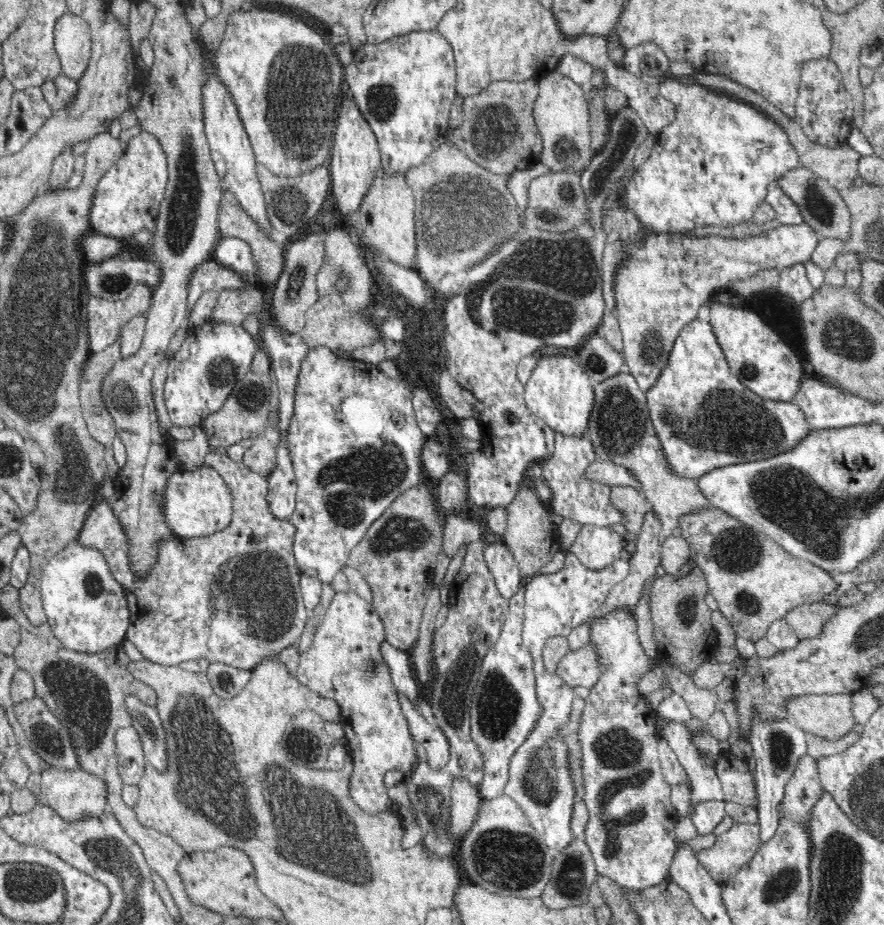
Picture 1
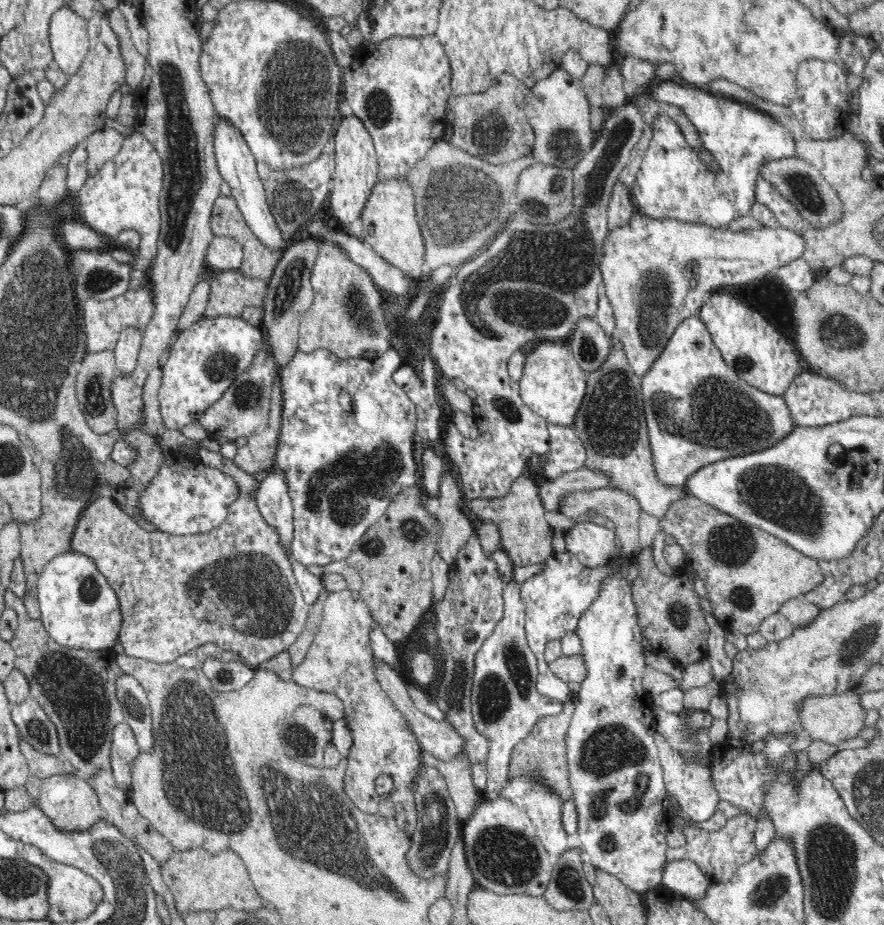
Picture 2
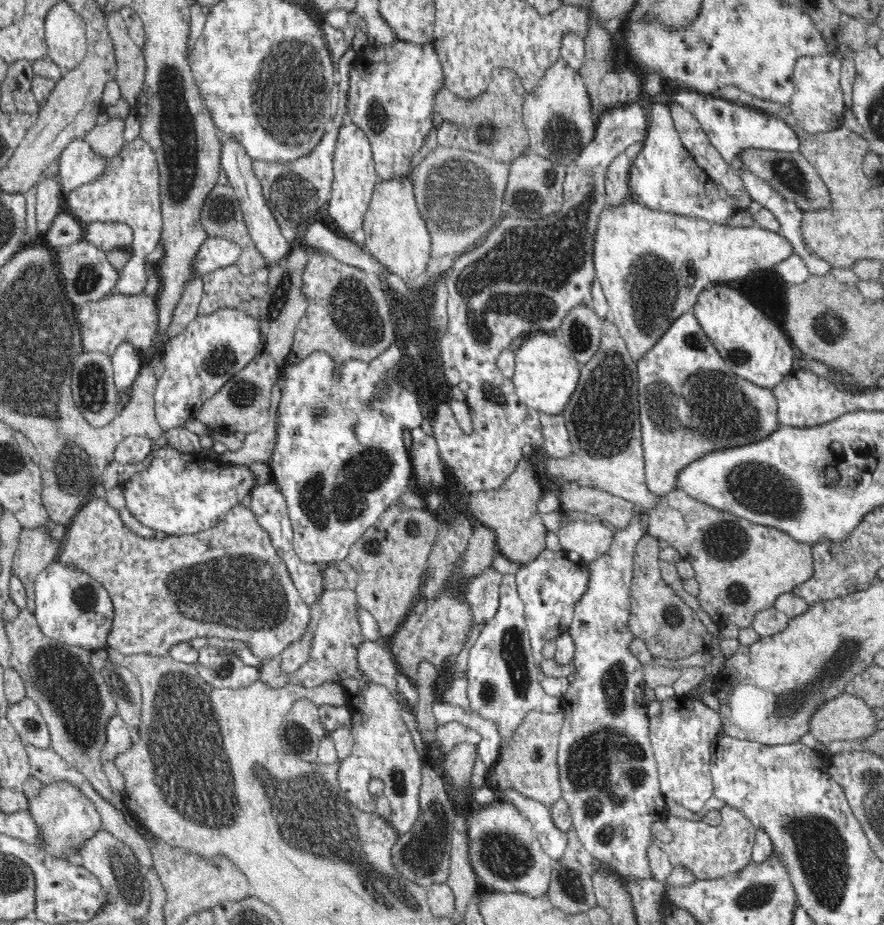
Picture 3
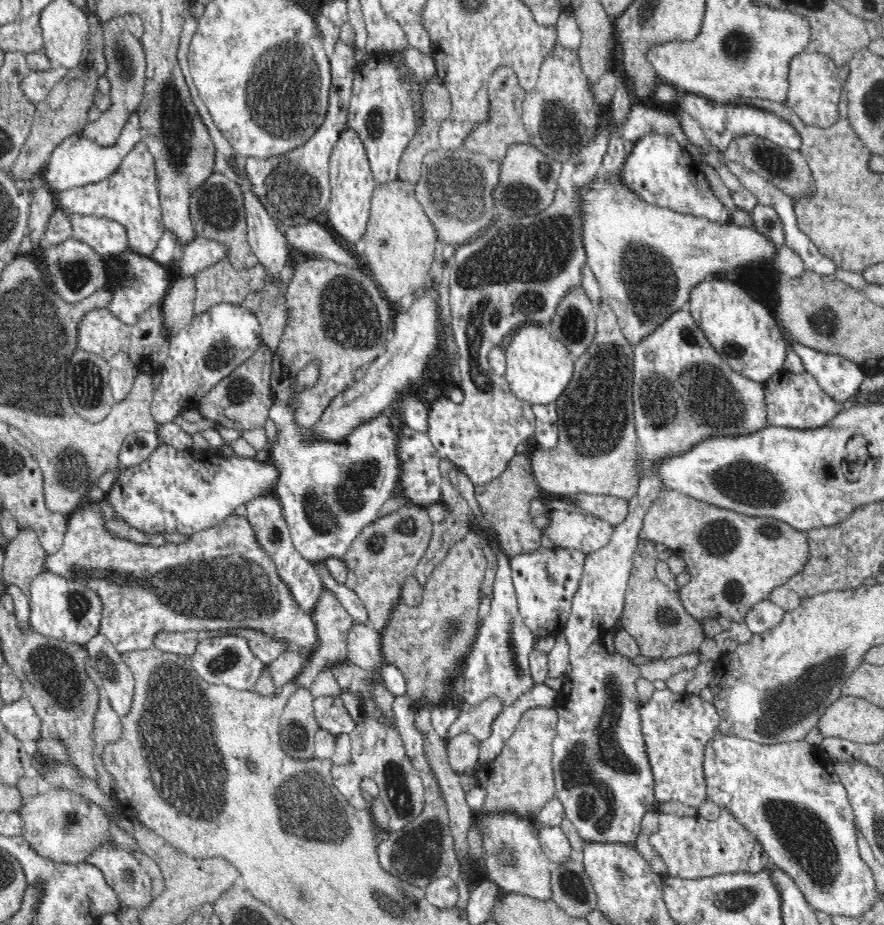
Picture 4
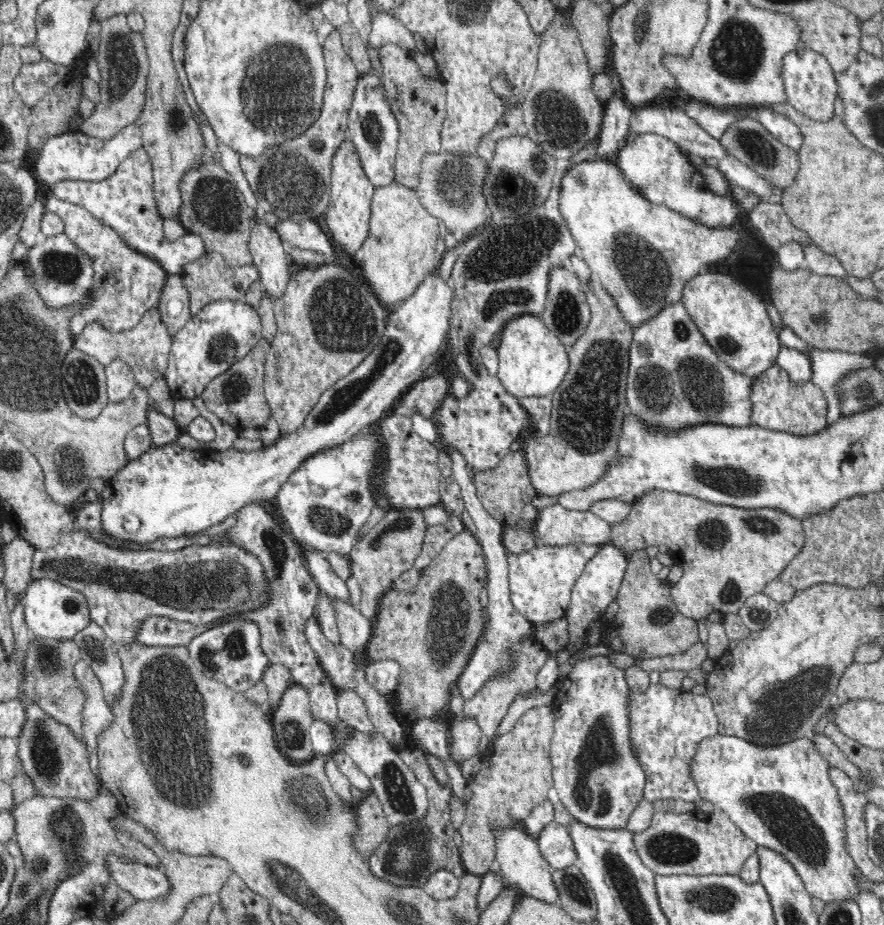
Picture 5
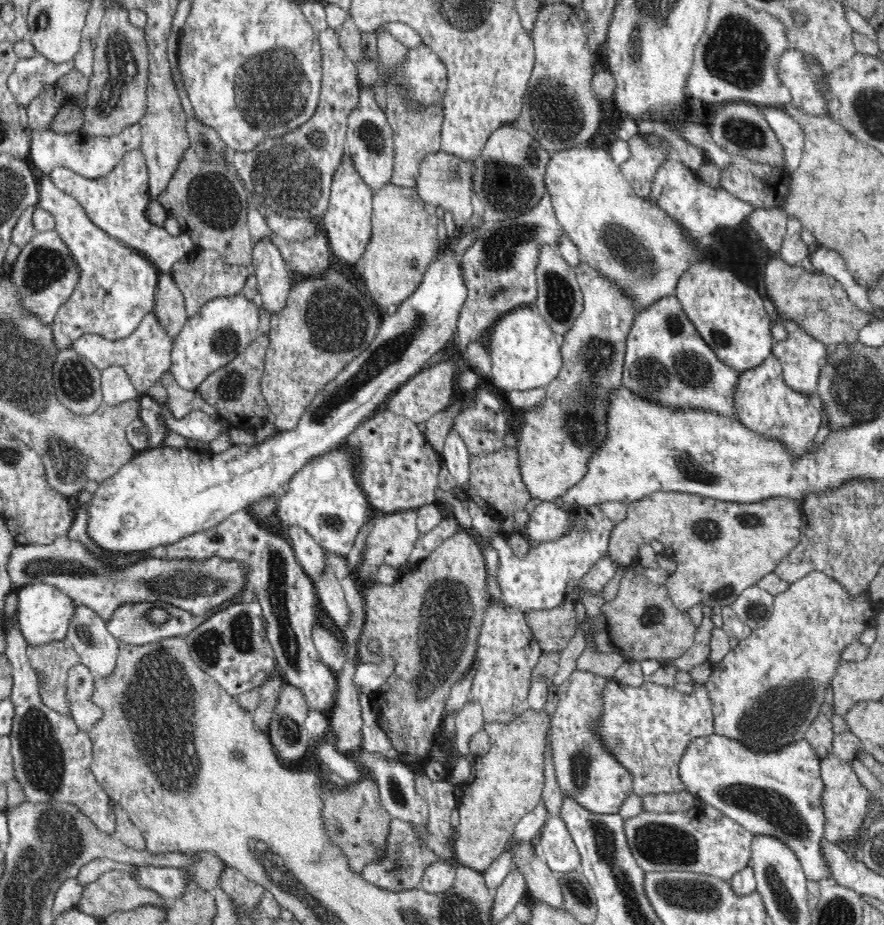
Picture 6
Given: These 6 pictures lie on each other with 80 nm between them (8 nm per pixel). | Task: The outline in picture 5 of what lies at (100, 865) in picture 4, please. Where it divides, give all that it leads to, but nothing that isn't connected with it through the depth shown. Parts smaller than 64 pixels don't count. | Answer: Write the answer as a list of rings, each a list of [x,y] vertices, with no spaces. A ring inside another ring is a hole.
[[[106,856],[105,861],[109,876],[113,878],[113,881],[122,890],[127,890],[130,894],[134,894],[136,902],[161,897],[170,890],[169,880],[161,869],[152,869],[138,862],[131,862],[131,860],[125,860],[125,858],[117,858],[117,856]]]

